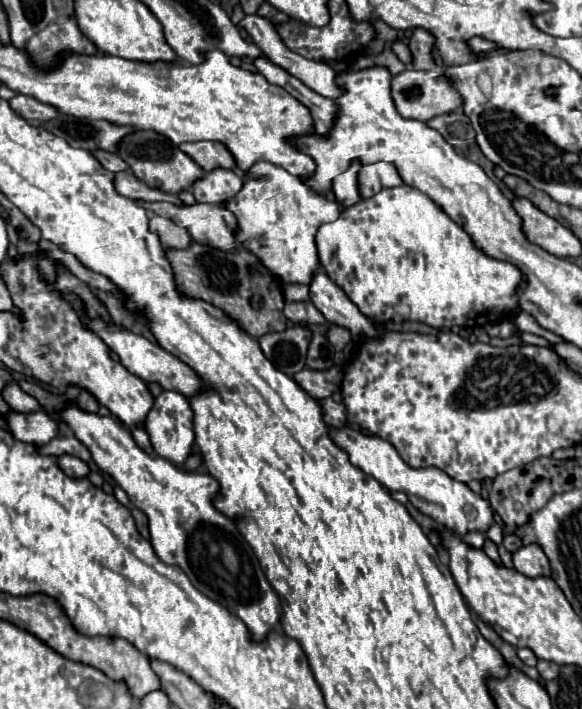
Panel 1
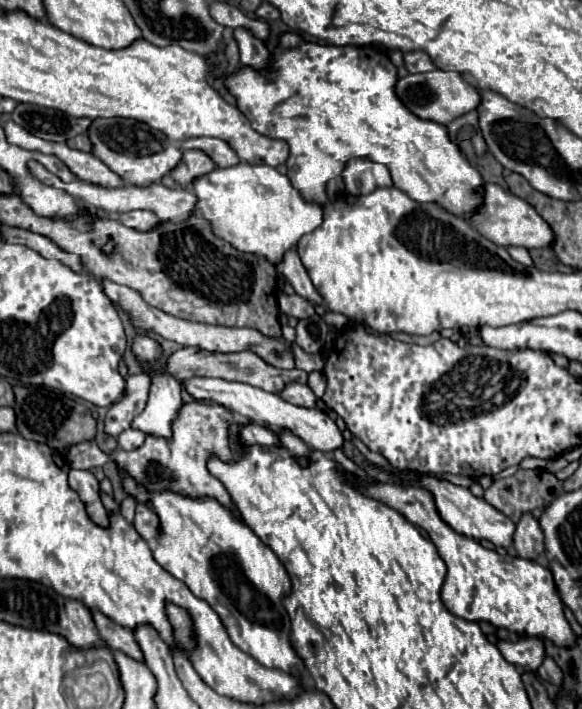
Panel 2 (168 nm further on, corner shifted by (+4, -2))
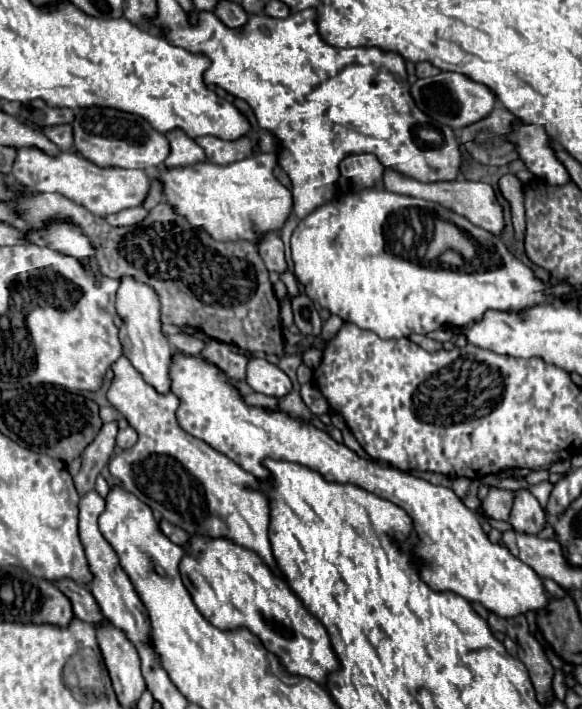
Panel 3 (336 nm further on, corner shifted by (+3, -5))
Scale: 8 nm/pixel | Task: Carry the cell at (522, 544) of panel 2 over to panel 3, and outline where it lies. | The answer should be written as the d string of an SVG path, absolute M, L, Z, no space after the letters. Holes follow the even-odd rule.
M528 490L516 492L516 500L510 512L510 524L516 532L522 534L540 534L548 526L540 502Z

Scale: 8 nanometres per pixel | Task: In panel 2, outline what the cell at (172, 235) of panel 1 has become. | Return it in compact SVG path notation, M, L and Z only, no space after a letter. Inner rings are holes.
M127 211L127 213L119 213L117 219L125 227L133 227L139 231L149 231L159 223L159 219L157 219L157 215L153 215L153 211Z

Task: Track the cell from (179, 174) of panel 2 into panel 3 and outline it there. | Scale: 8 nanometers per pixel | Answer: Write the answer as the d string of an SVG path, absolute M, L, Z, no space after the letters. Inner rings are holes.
M182 130L168 132L166 138L170 142L170 156L164 160L166 168L184 168L206 160L204 150L192 138L188 138Z

